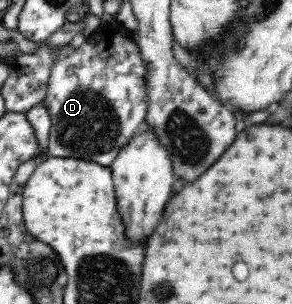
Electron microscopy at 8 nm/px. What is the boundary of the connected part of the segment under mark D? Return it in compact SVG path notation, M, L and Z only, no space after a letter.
M120 22L109 24L109 26L100 26L95 33L92 34L79 48L74 48L72 45L63 45L57 52L54 58L48 87L44 98L44 105L48 108L52 127L50 128L50 137L48 138L47 153L55 157L71 157L77 159L88 160L101 164L103 167L110 167L114 160L118 157L121 149L130 142L131 138L137 134L139 128L144 126L145 116L147 116L147 93L144 90L144 64L141 57L139 45L137 45L135 36L127 34L128 30Z

